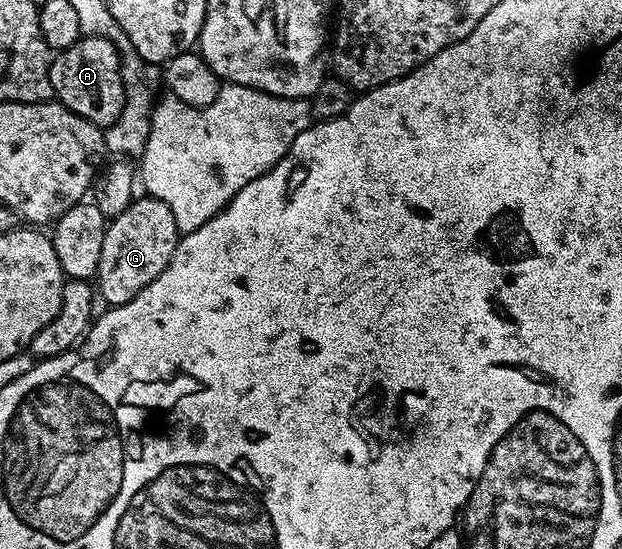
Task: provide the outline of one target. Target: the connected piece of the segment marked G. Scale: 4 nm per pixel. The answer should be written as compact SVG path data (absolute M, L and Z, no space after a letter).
M151 197L143 198L133 198L122 213L107 220L104 229L94 287L108 307L126 305L126 301L138 297L170 265L170 257L174 257L174 249L180 243L181 233L178 225L174 225L170 205Z

